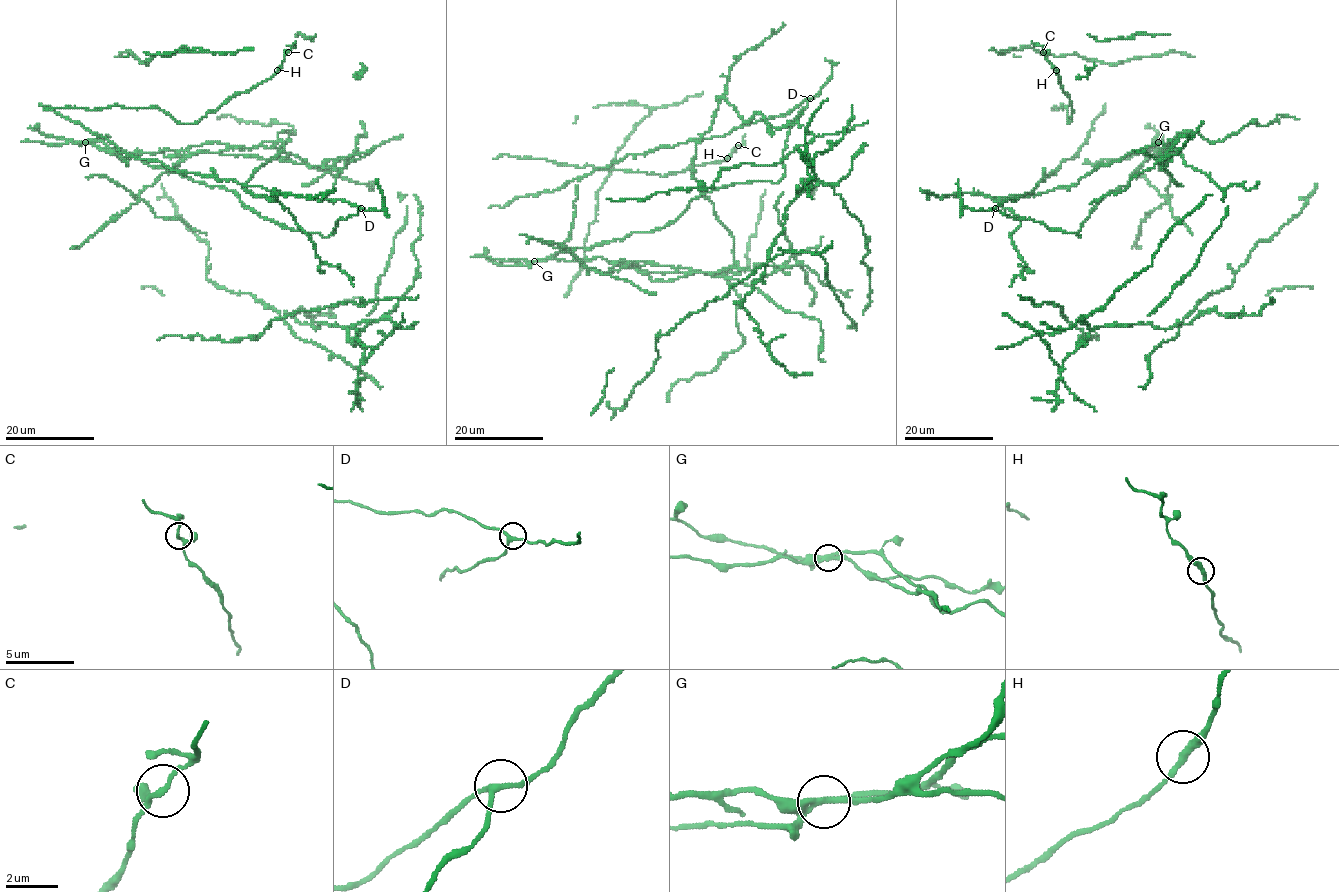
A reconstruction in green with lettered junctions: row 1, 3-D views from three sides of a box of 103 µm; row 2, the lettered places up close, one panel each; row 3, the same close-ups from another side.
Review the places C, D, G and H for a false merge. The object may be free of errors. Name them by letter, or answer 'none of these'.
G

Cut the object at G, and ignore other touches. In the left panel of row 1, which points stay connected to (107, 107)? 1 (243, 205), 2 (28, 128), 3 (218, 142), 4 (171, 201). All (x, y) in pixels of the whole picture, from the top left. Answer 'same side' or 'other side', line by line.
1: same side
2: same side
3: other side
4: same side

